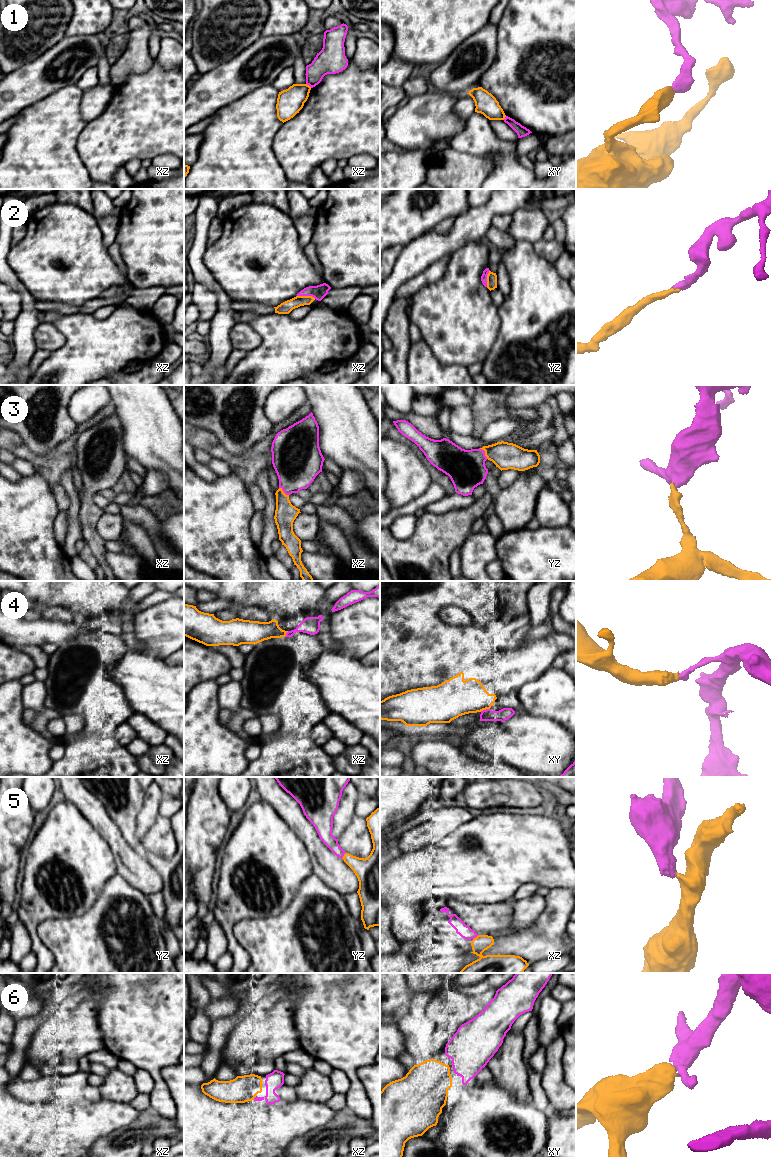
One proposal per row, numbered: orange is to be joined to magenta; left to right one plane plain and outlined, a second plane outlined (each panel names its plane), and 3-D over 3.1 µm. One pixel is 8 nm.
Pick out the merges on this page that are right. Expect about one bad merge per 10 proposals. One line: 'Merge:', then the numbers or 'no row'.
Merge: 2, 3, 5, 6

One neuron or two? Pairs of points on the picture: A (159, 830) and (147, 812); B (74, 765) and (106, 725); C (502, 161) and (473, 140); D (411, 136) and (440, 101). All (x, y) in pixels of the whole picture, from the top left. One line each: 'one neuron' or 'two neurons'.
A: two neurons
B: one neuron
C: one neuron
D: one neuron

